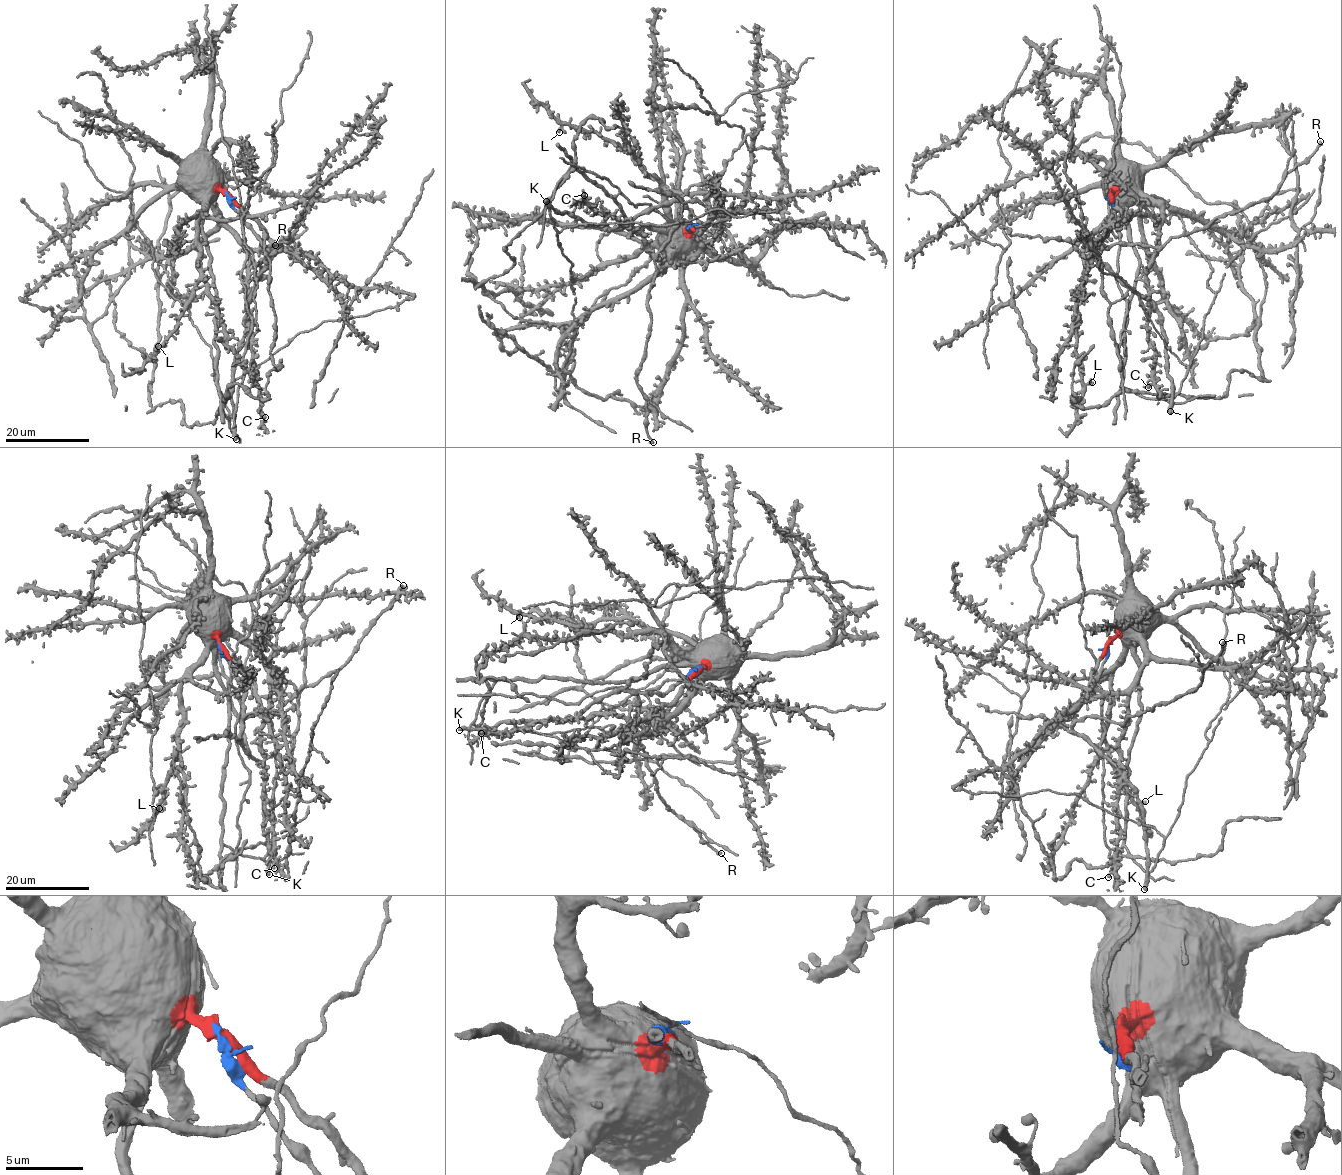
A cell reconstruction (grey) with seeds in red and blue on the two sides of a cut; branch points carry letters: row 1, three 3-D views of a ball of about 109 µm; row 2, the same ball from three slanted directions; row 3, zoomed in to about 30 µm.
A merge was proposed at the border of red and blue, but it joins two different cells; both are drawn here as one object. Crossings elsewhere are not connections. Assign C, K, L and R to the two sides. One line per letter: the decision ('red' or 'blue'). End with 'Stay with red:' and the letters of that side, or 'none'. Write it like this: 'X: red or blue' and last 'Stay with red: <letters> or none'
C: red
K: blue
L: red
R: blue
Stay with red: C, L

